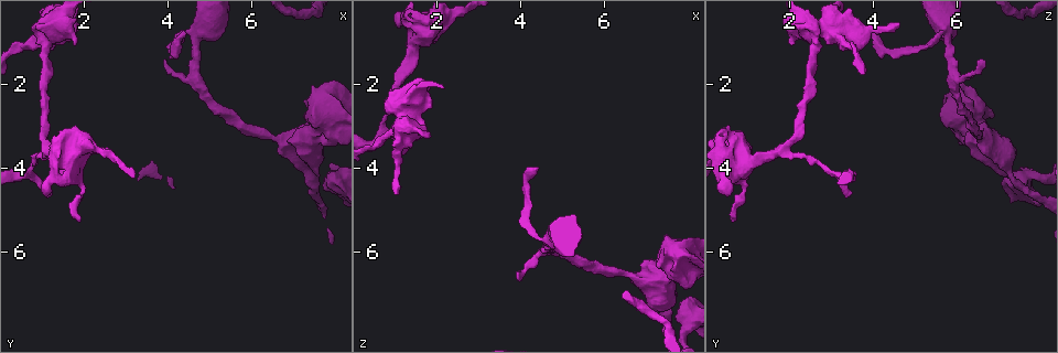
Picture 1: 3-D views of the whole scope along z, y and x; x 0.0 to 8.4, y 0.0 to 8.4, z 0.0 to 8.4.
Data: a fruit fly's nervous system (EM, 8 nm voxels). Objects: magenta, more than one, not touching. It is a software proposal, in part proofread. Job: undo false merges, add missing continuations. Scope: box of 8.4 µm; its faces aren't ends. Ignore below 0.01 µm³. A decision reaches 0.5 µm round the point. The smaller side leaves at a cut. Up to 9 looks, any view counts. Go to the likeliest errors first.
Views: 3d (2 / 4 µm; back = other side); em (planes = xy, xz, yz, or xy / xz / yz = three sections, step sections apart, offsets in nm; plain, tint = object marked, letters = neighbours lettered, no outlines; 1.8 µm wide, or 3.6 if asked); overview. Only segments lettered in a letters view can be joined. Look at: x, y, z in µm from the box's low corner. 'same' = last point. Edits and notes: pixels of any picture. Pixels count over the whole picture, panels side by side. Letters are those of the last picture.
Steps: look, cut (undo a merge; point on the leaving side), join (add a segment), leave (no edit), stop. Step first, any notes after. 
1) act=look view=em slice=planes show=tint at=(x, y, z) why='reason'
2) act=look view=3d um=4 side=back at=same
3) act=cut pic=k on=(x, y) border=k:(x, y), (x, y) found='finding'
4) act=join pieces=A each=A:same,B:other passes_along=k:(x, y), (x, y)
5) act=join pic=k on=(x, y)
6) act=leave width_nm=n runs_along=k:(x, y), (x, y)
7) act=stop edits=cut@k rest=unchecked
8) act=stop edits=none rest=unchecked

act=look view=3d um=4 at=(1.15, 0.60, 2.80) why='sudden change in width'

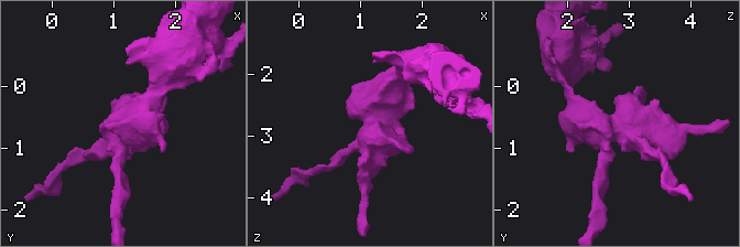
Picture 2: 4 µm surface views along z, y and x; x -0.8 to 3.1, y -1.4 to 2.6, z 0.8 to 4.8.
act=look view=em slice=planes show=letters at=(1.15, 0.60, 2.75)

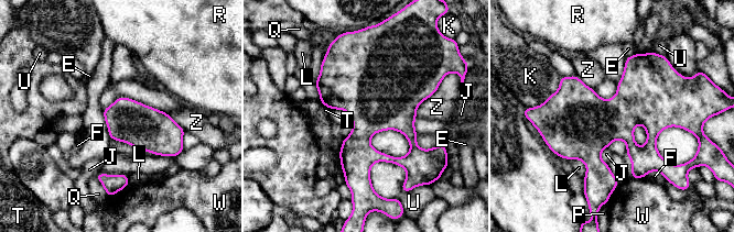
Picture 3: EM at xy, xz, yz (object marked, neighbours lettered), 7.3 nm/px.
act=leave each=E:other,F:other,J:other,K:other,L:other,P:other,Q:other,R:other,T:other,U:other,W:other,Z:other border=3:(438, 88), (417, 108), (417, 116) found='one neuron here'

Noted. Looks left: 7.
act=look view=3d um=4 at=(4.35, 0.70, 4.05) why='free end'

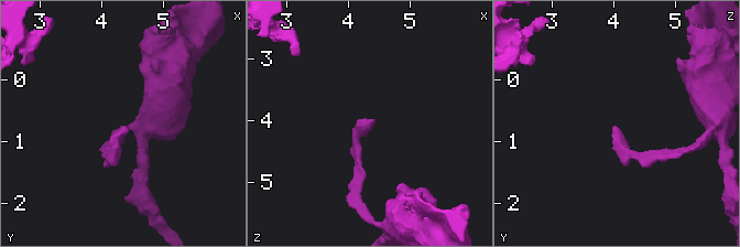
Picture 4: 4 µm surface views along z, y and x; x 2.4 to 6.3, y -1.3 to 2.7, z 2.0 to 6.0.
act=look view=em slice=yz step=4 show=letters at=(4.40, 0.75, 4.00)

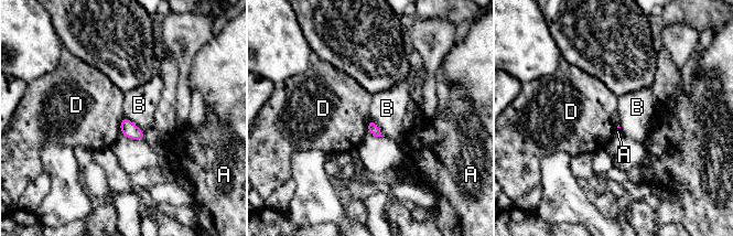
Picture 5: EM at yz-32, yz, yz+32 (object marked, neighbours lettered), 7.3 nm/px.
act=leave each=A:other,B:other,D:other border=5:(125, 116), (143, 133) found='no lettered segment goes on from it'

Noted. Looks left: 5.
act=look view=3d um=2 side=back at=(1.10, 0.65, 4.60) why='branch stops here'

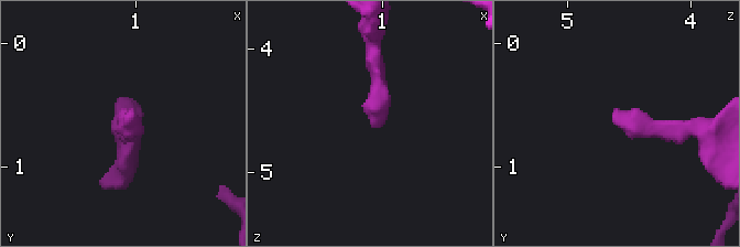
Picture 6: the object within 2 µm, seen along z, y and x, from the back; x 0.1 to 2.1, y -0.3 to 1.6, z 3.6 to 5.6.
act=look view=em slice=planes show=letters at=(1.08, 0.58, 4.64)

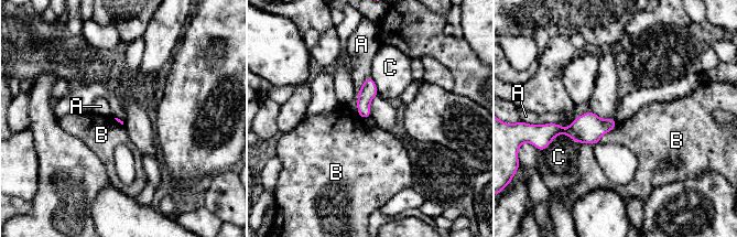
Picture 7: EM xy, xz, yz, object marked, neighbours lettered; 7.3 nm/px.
act=leave each=A:other,B:other,C:other border=7:(616, 127), (605, 132), (598, 141) found='none of them fits'

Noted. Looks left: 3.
act=look view=3d um=4 at=(2.00, 4.60, 0.95)

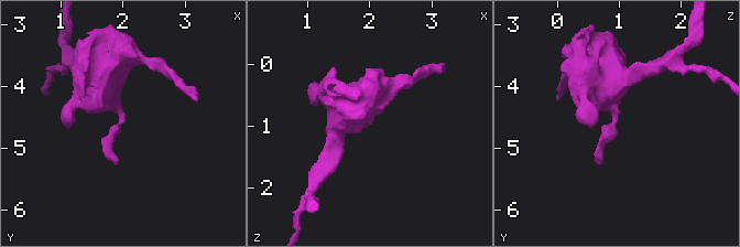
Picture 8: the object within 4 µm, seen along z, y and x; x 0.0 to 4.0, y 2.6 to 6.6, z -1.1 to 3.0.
act=look view=em slice=planes show=letters at=(1.90, 4.60, 0.95) why='need the tissue'

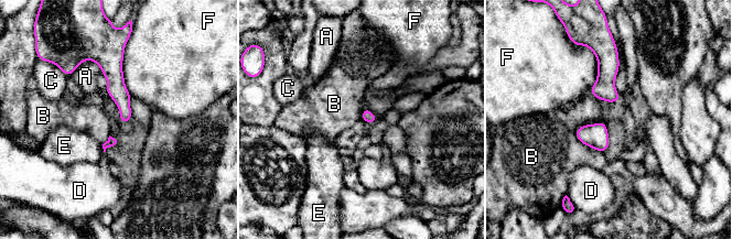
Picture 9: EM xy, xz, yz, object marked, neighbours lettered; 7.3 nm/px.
act=leave each=A:other,B:other,C:other,D:other,E:other,F:other border=9:(576, 128), (580, 141), (603, 152) found='one neuron here'

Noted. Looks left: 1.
act=stop edits=none rest=unchecked

